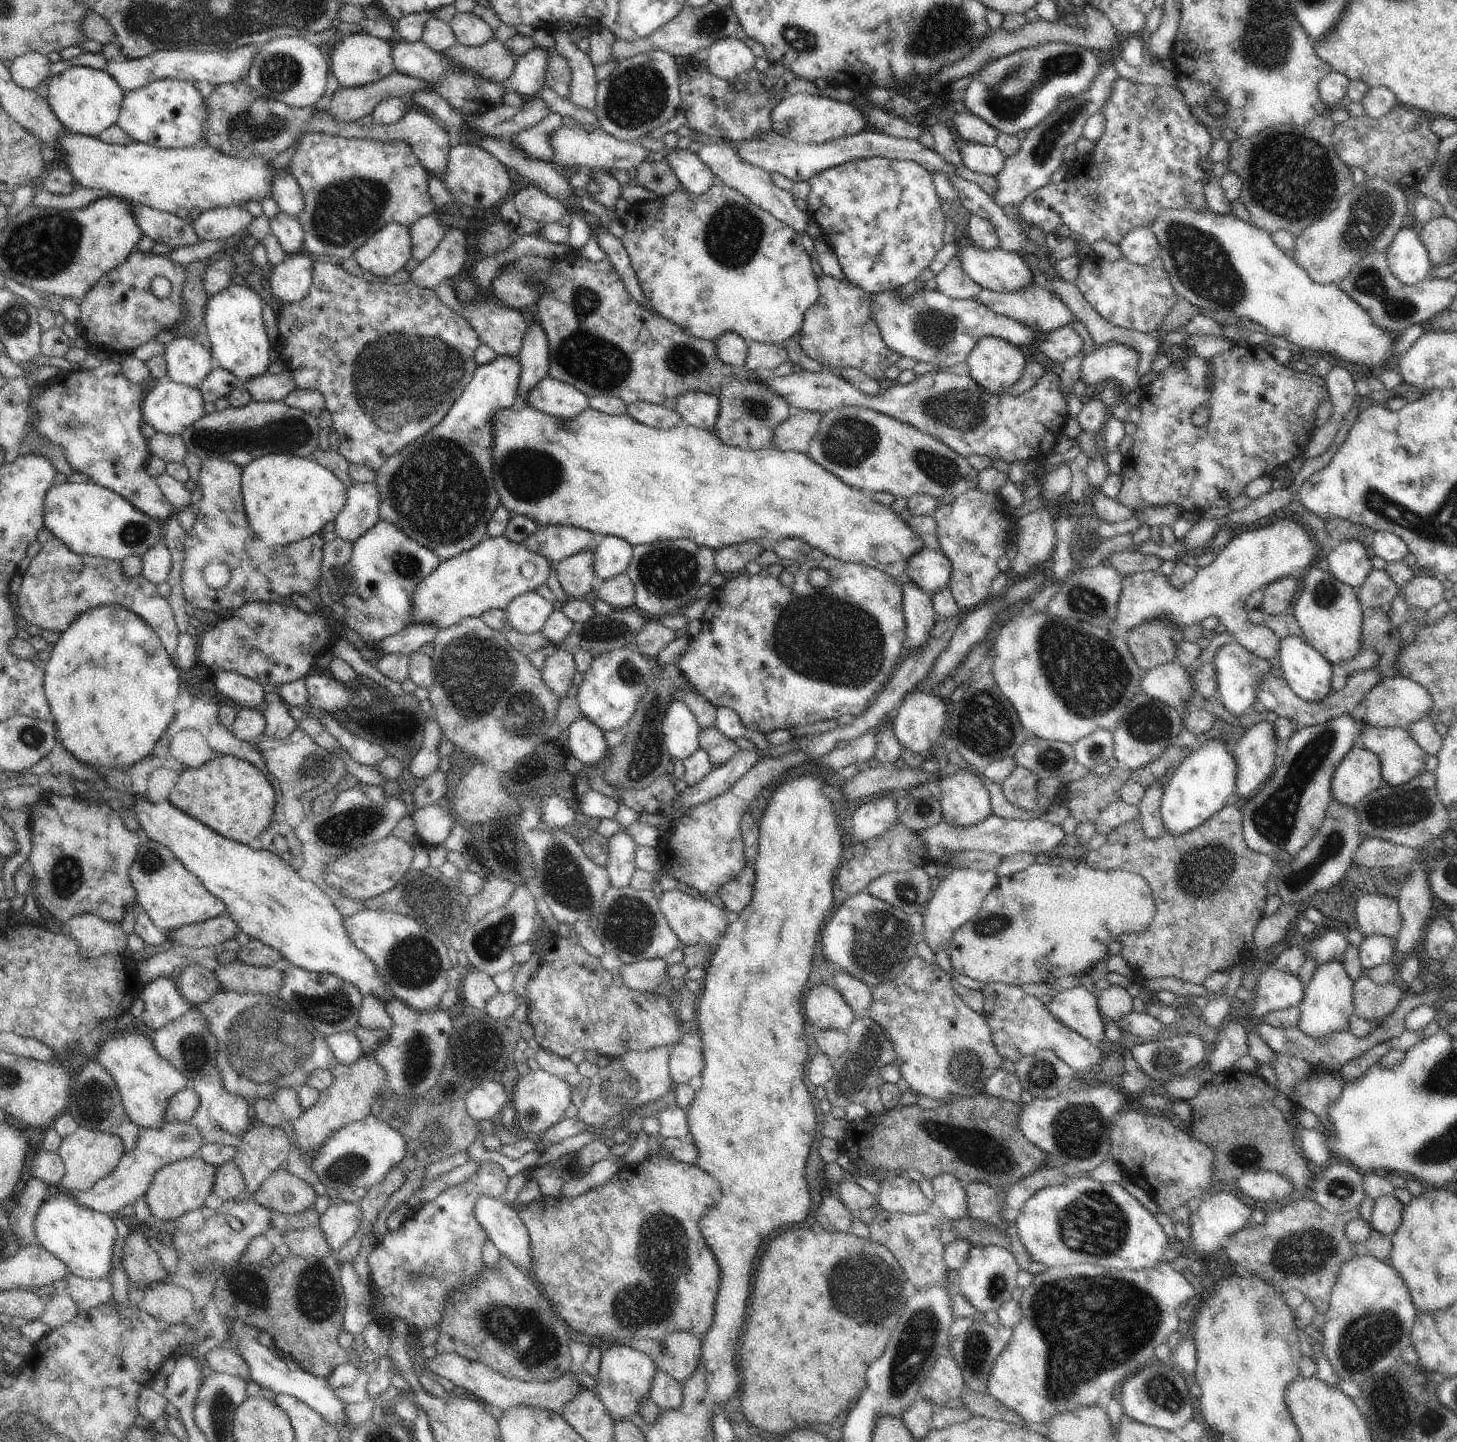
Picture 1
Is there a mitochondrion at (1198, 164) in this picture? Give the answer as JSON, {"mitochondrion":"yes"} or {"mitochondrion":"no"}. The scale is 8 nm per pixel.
{"mitochondrion":"no"}

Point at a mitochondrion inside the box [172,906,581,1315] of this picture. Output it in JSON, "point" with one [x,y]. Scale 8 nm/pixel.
{"point":[263,1044]}

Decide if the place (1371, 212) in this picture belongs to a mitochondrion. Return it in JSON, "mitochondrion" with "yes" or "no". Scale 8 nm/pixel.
{"mitochondrion":"yes"}

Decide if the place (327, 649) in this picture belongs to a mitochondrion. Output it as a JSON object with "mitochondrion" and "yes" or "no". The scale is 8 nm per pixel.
{"mitochondrion":"no"}

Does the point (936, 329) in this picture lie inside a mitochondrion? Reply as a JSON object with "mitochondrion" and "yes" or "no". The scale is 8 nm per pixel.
{"mitochondrion":"yes"}

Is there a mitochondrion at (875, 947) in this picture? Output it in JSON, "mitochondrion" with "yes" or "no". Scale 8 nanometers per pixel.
{"mitochondrion":"yes"}

